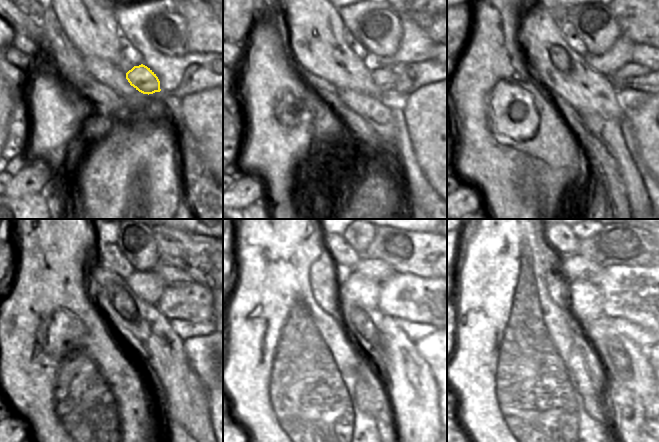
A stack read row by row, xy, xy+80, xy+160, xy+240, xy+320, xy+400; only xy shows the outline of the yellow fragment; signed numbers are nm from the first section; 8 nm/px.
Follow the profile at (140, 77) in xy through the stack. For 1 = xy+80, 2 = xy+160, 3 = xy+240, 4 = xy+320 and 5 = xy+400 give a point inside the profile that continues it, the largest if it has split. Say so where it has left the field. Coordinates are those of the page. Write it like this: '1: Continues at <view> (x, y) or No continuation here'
1: Continues at xy+80 (385, 78)
2: Continues at xy+160 (631, 70)
3: Continues at xy+240 (195, 302)
4: Continues at xy+320 (425, 300)
5: Continues at xy+400 (650, 296)

